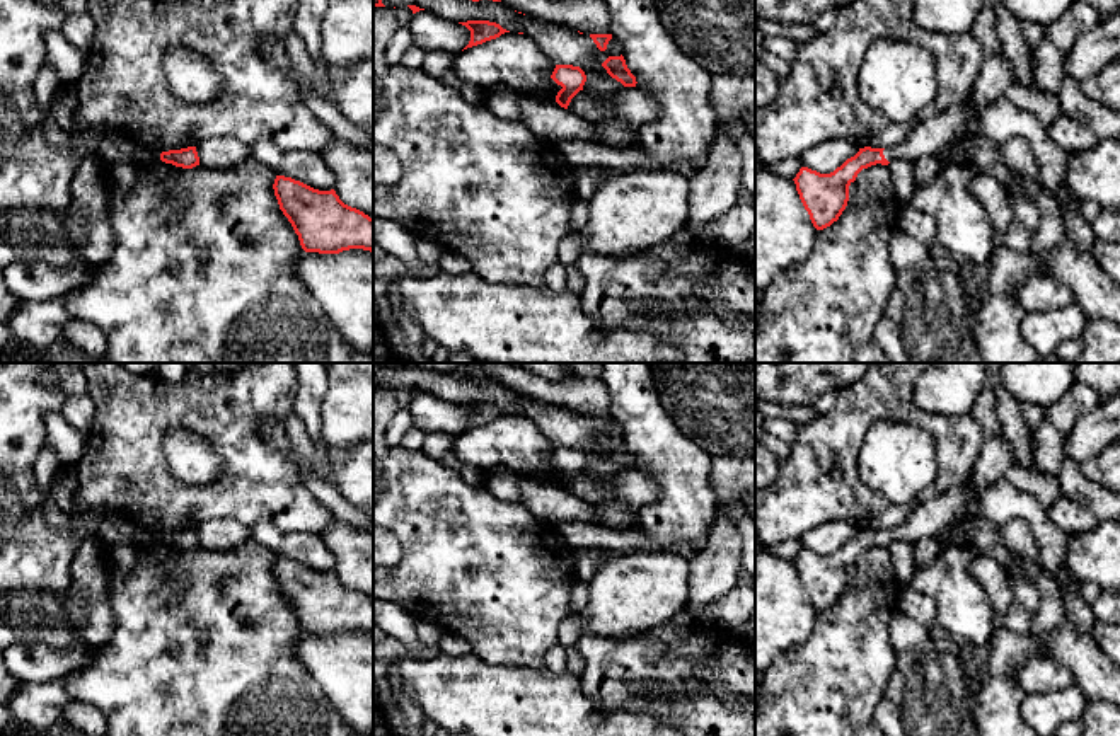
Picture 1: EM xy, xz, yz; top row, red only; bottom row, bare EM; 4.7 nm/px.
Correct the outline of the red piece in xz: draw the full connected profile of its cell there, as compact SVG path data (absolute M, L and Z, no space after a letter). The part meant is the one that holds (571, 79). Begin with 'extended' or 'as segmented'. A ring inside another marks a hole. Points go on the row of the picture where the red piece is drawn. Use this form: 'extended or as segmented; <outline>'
as segmented; M556 65L551 78L563 89L556 95L556 102L568 109L571 99L583 90L586 75L580 66L573 65Z

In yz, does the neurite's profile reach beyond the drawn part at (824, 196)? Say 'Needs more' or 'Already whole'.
Needs more

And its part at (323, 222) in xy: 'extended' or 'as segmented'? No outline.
as segmented

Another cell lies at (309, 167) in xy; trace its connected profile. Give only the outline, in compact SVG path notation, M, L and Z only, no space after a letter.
M259 140L249 147L251 157L276 175L292 177L319 191L331 191L336 186L336 177L319 152L283 150L271 140Z

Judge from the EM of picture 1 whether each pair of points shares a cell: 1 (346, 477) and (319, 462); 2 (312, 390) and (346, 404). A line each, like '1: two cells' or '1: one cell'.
1: one cell
2: two cells

